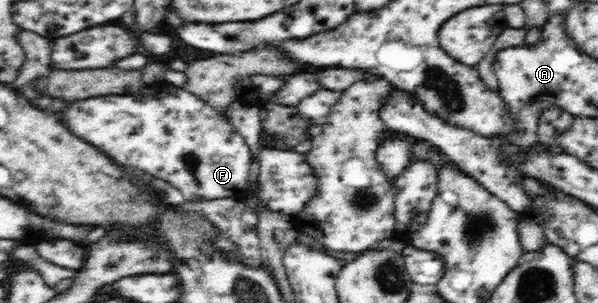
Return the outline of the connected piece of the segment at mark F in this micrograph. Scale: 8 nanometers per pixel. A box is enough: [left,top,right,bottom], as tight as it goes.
[64,86,253,200]

